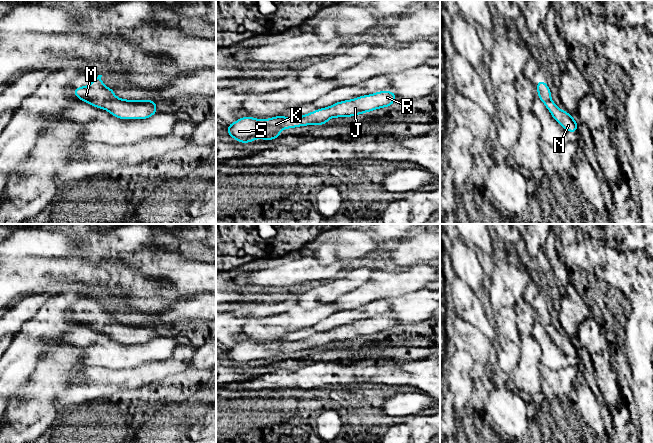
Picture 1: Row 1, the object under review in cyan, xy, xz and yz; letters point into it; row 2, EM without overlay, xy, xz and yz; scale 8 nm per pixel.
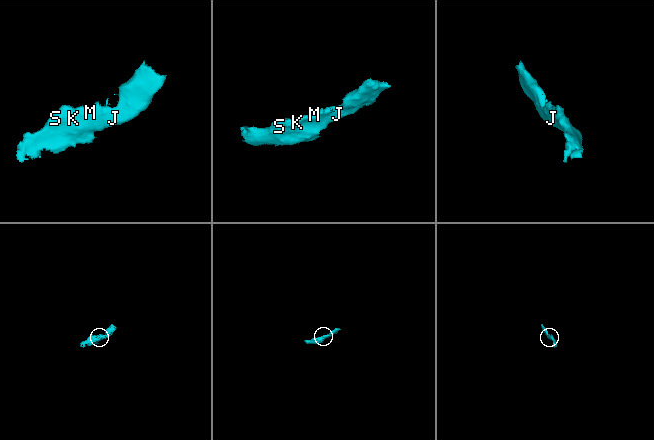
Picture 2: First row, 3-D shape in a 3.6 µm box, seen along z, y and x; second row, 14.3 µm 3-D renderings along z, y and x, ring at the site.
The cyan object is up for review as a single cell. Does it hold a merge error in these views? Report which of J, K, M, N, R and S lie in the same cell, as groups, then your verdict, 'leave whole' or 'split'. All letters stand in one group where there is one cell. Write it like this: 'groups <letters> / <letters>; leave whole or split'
groups J K M N R S; leave whole

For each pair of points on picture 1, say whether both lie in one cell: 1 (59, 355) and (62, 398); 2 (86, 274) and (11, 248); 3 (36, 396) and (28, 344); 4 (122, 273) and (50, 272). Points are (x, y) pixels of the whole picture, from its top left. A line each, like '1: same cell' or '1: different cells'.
1: different cells
2: different cells
3: different cells
4: same cell

